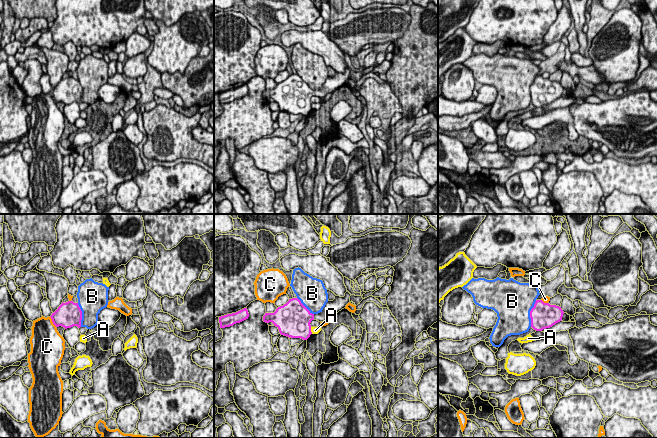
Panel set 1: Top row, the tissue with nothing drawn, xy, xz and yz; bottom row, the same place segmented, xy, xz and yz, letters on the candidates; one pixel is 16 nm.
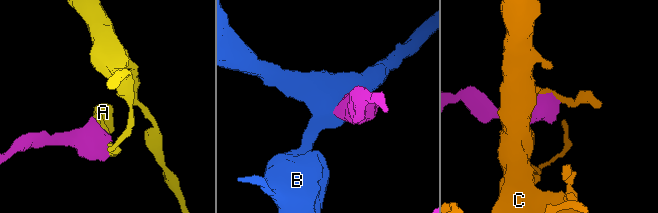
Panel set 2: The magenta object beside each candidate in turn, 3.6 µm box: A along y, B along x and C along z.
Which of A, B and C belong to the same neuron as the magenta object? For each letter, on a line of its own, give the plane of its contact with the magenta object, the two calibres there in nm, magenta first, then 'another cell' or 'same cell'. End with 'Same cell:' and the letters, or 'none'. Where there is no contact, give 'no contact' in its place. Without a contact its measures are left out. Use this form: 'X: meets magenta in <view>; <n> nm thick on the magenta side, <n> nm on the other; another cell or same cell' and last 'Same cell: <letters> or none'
A: meets magenta in xz; 440 nm thick on the magenta side, 130 nm on the other; another cell
B: meets magenta in yz; 420 nm thick on the magenta side, 480 nm on the other; another cell
C: meets magenta in xy; 360 nm thick on the magenta side, 420 nm on the other; another cell
Same cell: none

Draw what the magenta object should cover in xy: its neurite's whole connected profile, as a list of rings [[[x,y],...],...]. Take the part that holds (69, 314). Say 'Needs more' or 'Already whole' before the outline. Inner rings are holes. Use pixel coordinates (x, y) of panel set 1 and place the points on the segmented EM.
Already whole. [[[73,301],[62,302],[50,317],[56,327],[62,326],[65,329],[73,326],[81,327],[82,311],[78,303],[74,303]]]

